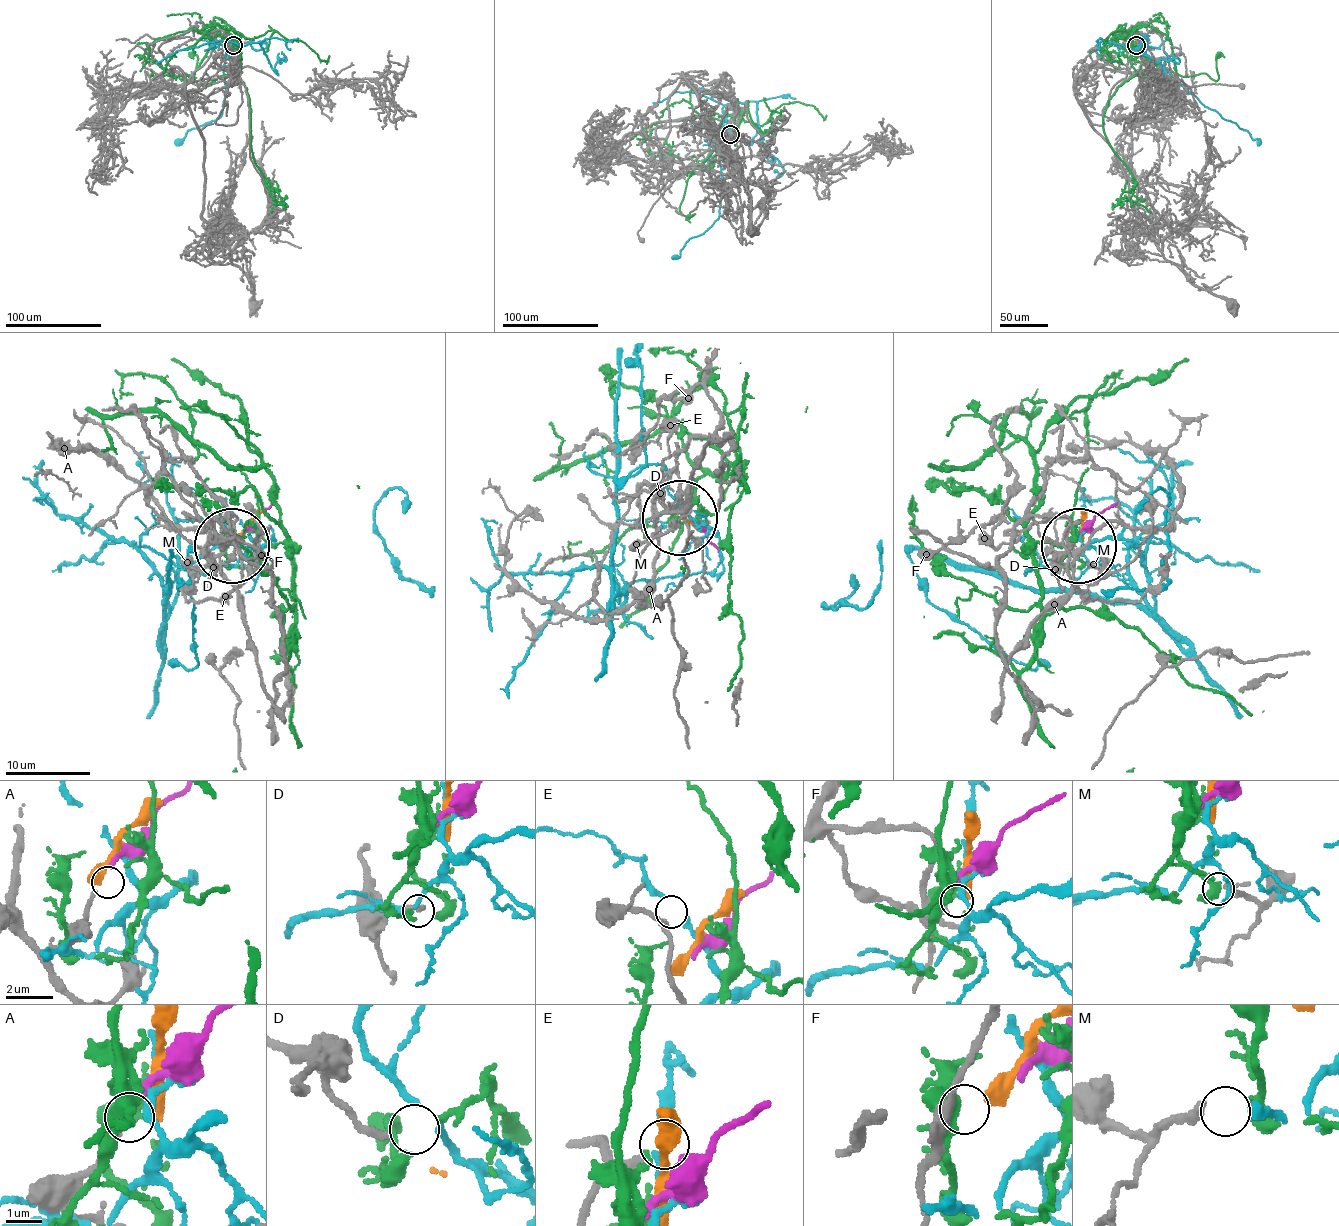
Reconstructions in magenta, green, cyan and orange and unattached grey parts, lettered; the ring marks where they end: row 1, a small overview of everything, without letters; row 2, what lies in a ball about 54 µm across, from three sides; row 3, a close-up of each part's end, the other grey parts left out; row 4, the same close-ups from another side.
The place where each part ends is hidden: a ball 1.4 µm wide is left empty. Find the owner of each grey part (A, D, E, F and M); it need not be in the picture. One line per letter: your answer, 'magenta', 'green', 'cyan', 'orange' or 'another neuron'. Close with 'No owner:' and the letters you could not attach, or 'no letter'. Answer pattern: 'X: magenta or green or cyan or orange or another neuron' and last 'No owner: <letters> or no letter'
A: magenta
D: another neuron
E: another neuron
F: orange
M: green
No owner: D, E

